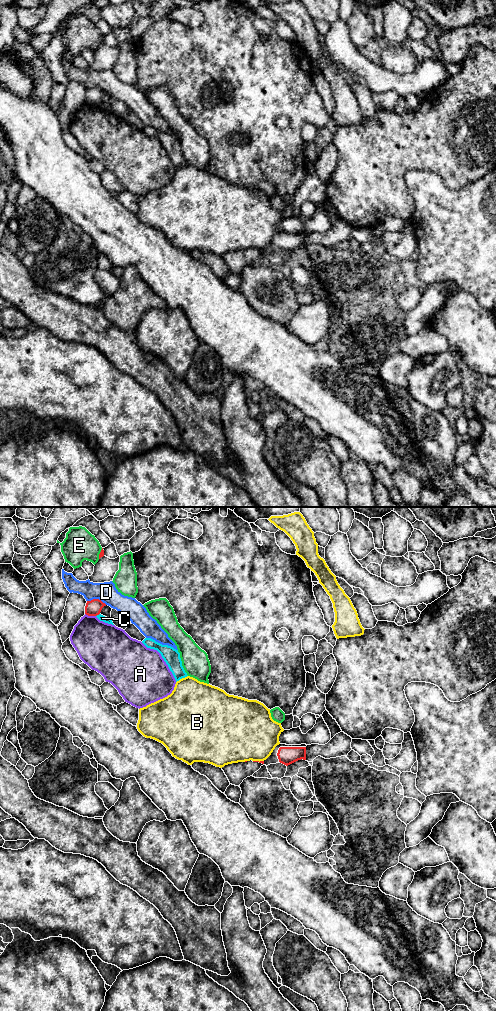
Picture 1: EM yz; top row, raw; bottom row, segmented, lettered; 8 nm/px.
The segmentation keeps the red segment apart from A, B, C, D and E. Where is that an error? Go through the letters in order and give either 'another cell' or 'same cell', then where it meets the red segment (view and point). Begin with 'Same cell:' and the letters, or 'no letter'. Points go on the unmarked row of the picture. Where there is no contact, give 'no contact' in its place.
Same cell: no letter
A: another cell; contact yz (90, 103)
B: another cell; contact yz (258, 249)
C: another cell; contact yz (97, 102)
D: another cell; contact yz (97, 87)
E: another cell; contact yz (100, 41)

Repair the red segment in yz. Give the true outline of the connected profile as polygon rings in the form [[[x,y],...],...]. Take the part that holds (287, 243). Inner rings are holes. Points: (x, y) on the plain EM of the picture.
[[[279,232],[275,235],[271,243],[264,249],[245,249],[225,253],[222,255],[230,272],[240,274],[244,267],[252,264],[263,253],[282,251],[286,254],[298,249],[306,248],[306,232],[286,233]]]

